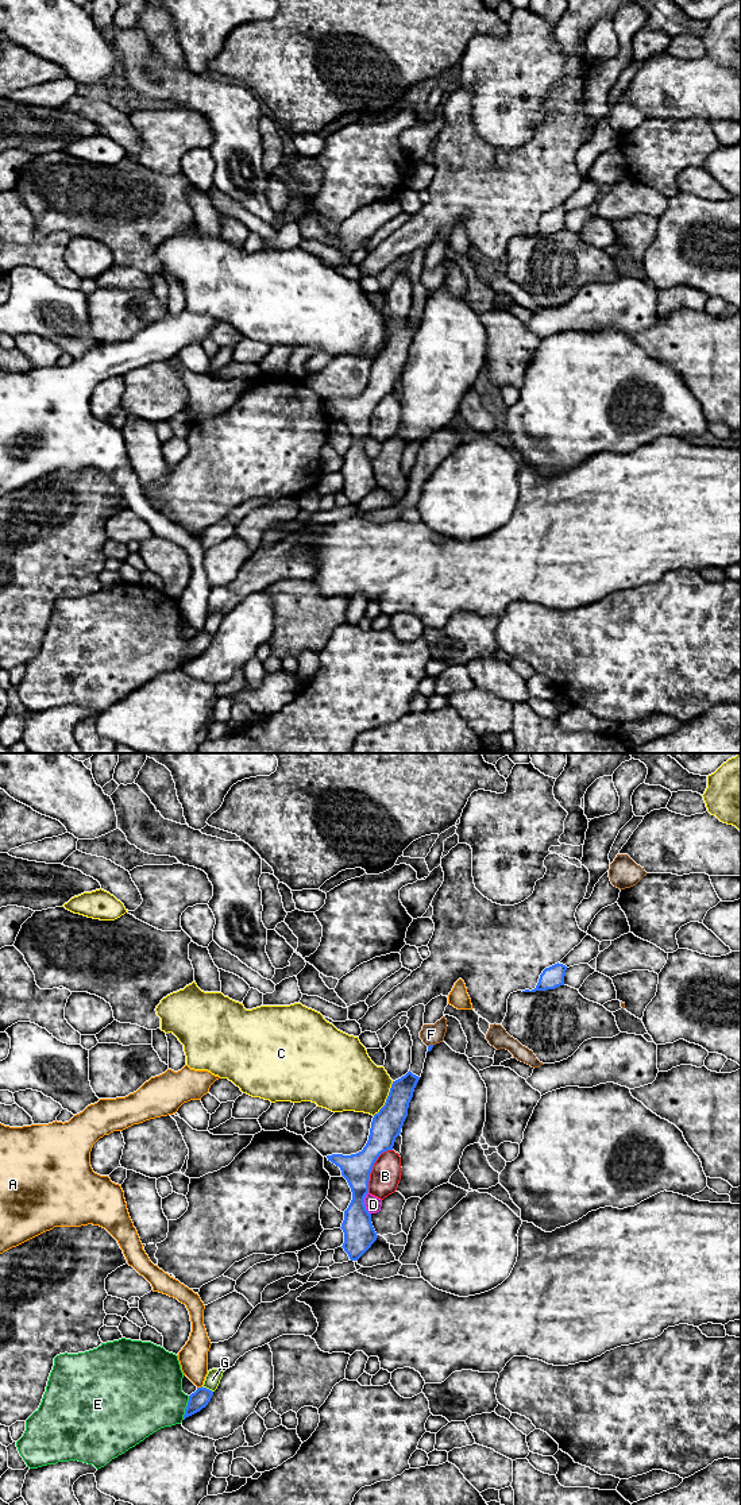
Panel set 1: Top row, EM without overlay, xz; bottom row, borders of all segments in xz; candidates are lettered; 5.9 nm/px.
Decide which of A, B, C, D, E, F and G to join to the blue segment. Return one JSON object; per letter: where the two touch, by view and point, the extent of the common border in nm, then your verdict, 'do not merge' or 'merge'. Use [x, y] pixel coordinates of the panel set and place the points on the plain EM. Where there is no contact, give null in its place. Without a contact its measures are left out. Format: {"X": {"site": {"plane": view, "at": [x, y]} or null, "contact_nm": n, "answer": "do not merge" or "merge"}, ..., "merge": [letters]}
{"A": {"site": {"plane": "xz", "at": [199, 632]}, "contact_nm": 40, "answer": "do not merge"}, "B": {"site": {"plane": "xz", "at": [371, 412]}, "contact_nm": 300, "answer": "do not merge"}, "C": {"site": {"plane": "xz", "at": [386, 343]}, "contact_nm": 240, "answer": "do not merge"}, "D": {"site": {"plane": "xz", "at": [363, 447]}, "contact_nm": 140, "answer": "merge"}, "E": {"site": {"plane": "xz", "at": [186, 652]}, "contact_nm": 150, "answer": "do not merge"}, "F": {"site": {"plane": "xz", "at": [429, 289]}, "contact_nm": 40, "answer": "do not merge"}, "G": {"site": {"plane": "xz", "at": [205, 632]}, "contact_nm": 80, "answer": "do not merge"}, "merge": ["D"]}

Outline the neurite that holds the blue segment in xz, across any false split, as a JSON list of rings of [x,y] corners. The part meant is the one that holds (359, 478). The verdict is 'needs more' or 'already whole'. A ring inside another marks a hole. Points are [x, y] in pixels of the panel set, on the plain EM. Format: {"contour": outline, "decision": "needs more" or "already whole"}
{"contour": [[[409,314],[393,325],[385,350],[373,362],[368,385],[362,395],[351,400],[327,400],[328,405],[340,412],[341,420],[352,436],[352,444],[344,455],[340,471],[344,476],[341,491],[351,505],[358,505],[378,482],[371,467],[371,458],[364,449],[370,417],[378,401],[393,394],[395,382],[401,378],[408,360],[409,347],[418,324],[420,321]]], "decision": "already whole"}

